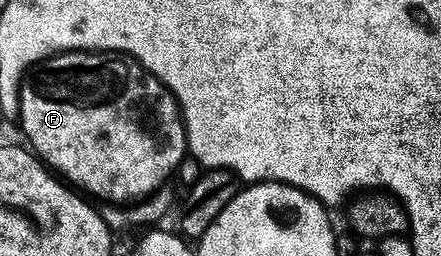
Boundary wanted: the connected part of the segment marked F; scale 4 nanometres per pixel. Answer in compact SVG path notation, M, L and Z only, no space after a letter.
M64 51L39 62L24 76L20 84L17 121L18 124L23 124L23 133L27 136L28 141L26 144L48 169L54 171L64 182L70 183L76 190L82 191L92 198L100 197L100 202L103 203L134 203L142 201L145 197L150 197L156 189L162 189L168 184L167 176L170 178L174 174L175 168L188 152L187 129L183 125L183 115L180 113L179 103L170 89L132 57L116 55L110 51Z

